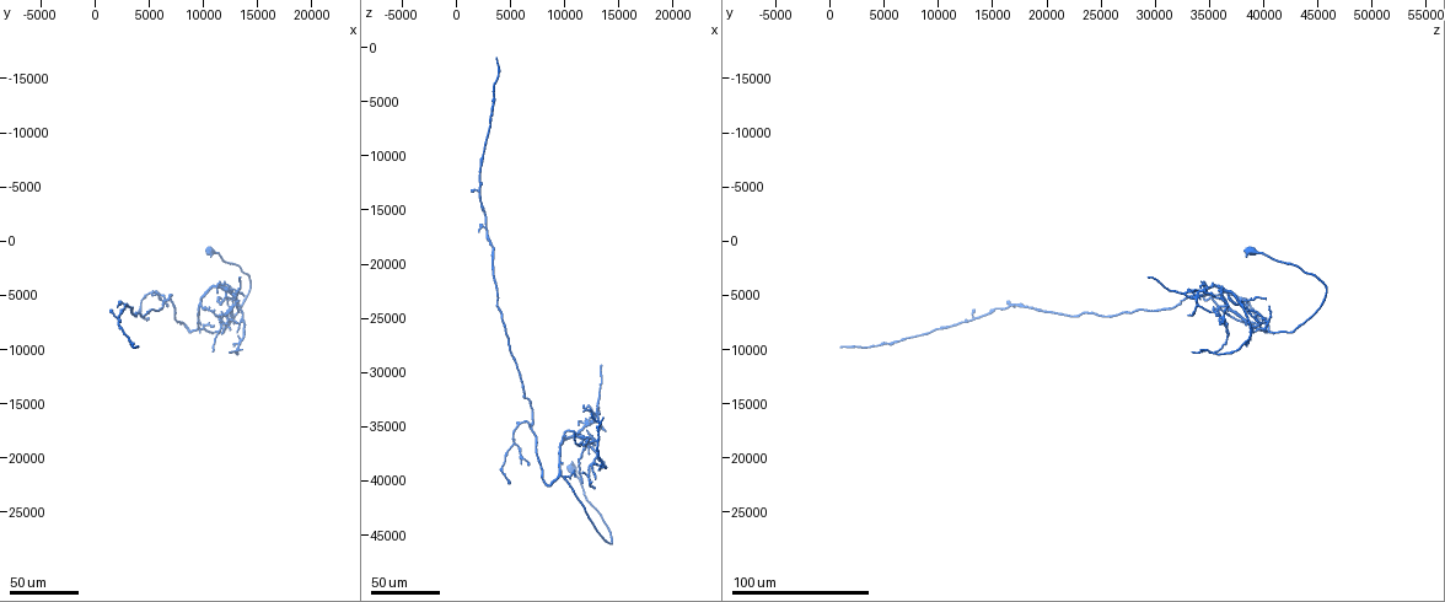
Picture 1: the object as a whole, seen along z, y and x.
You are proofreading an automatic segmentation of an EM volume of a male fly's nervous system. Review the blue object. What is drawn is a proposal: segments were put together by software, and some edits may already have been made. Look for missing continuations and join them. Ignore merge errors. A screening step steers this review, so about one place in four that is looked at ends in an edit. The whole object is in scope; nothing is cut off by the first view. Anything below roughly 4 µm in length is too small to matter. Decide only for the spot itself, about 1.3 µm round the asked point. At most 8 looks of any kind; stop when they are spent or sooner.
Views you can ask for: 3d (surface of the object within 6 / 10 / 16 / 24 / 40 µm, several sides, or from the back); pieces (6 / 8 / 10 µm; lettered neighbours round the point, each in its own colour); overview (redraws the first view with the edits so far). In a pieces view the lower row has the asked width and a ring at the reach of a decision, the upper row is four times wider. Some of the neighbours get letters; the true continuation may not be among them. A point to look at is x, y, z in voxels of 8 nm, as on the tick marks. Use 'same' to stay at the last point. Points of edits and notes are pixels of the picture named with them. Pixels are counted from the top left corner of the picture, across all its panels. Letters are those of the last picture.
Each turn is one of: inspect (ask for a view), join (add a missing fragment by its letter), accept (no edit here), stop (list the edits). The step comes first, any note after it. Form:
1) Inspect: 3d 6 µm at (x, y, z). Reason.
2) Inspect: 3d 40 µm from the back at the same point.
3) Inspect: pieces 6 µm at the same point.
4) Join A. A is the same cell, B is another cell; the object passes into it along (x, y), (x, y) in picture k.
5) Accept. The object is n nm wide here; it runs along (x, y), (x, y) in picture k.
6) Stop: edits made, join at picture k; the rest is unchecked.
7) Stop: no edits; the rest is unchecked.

Inspect: 3d 24 µm at (13000, 6400, 35400).

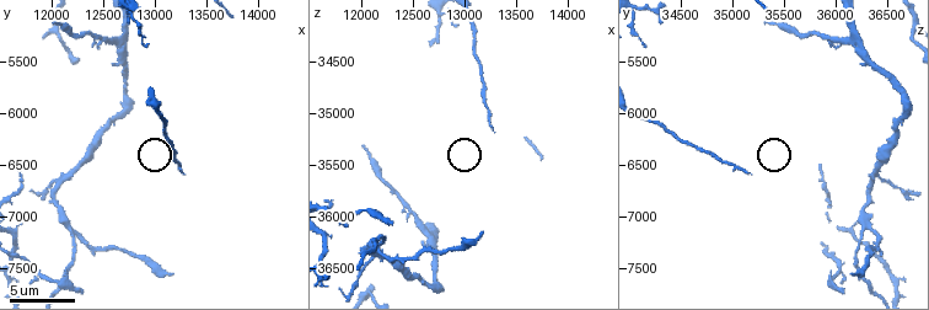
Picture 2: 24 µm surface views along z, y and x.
Inspect: 3d 10 µm at (13280, 6600, 35160). Zoom in.

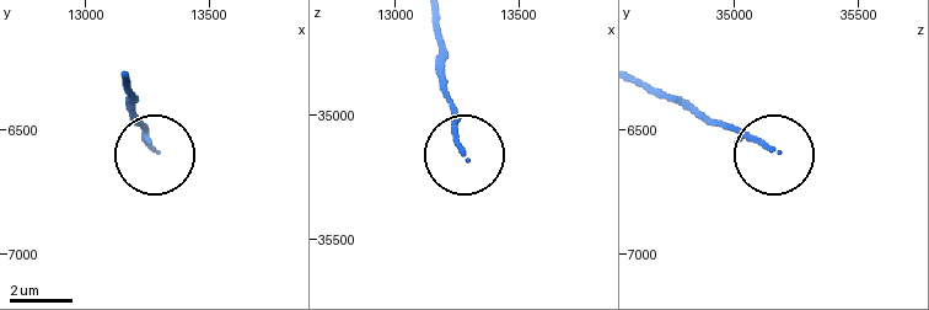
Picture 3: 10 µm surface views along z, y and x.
Inspect: pieces 6 µm at (13270, 6580, 35160).

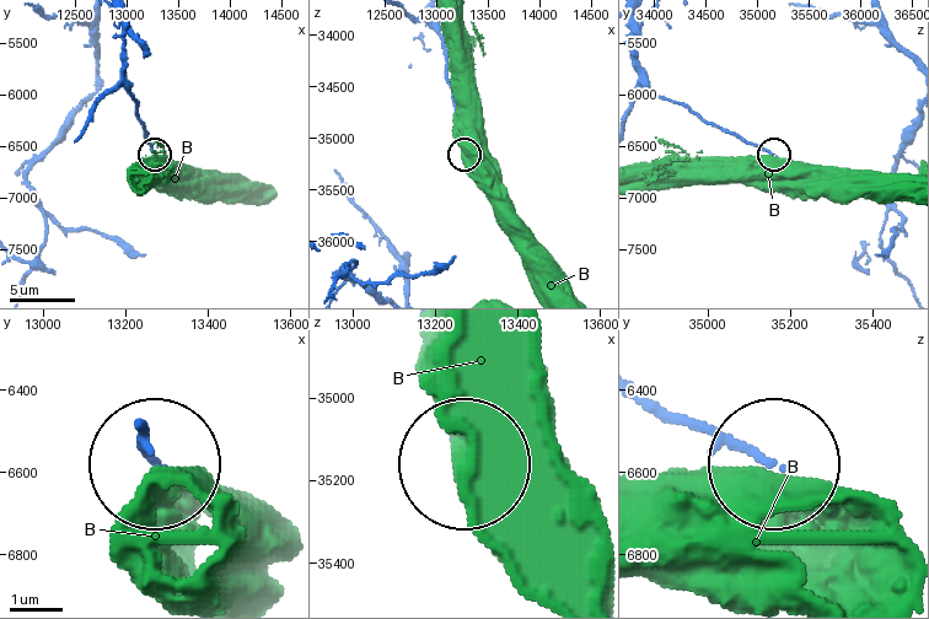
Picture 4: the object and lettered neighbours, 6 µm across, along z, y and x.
Accept. B is another cell; none of them fits.

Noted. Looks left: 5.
Inspect: pieces 8 µm at (13160, 7540, 36160). Thin end.

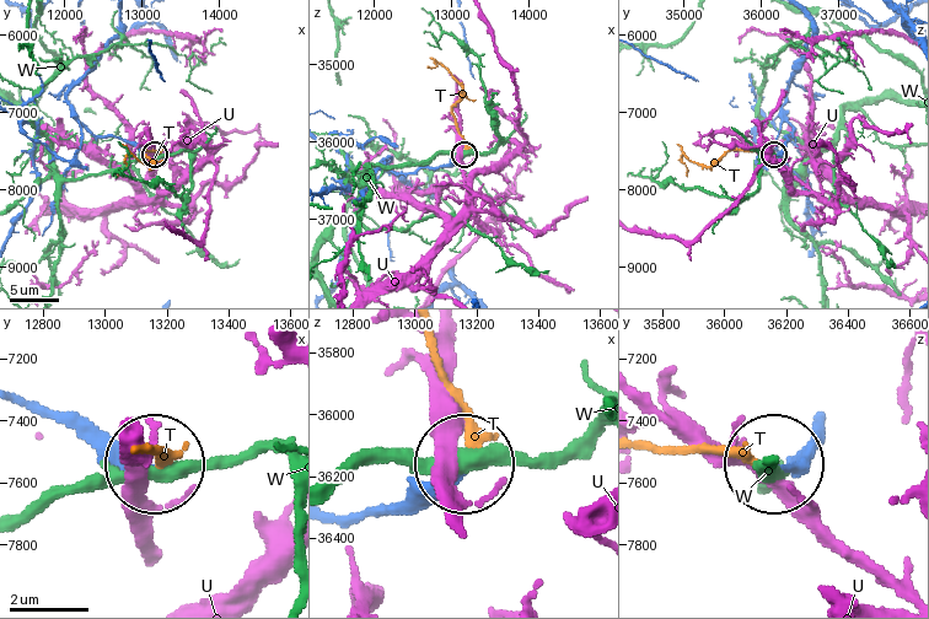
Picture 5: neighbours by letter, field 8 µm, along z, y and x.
Join T. T is the same cell, U and W are other cells; the object passes into it along (363, 517), (419, 507), (465, 461), (468, 412), (431, 332) in picture 5; it goes on there.

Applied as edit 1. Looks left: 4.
Inspect: 3d 24 µm at (12200, 10400, 33600).

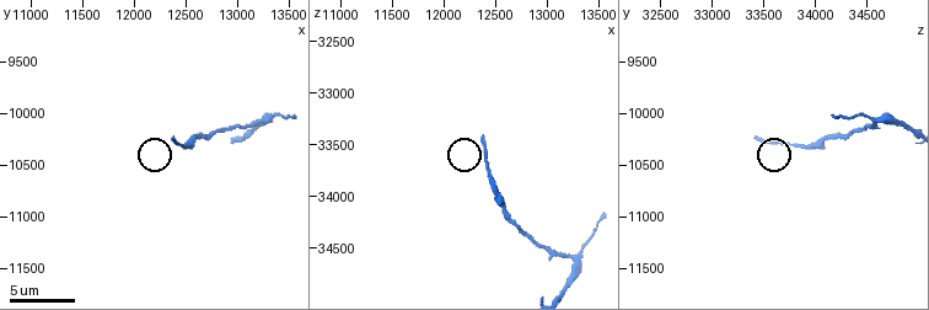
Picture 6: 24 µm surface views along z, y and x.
Inspect: pieces 10 µm at (12380, 10260, 33420). See the neighbours.

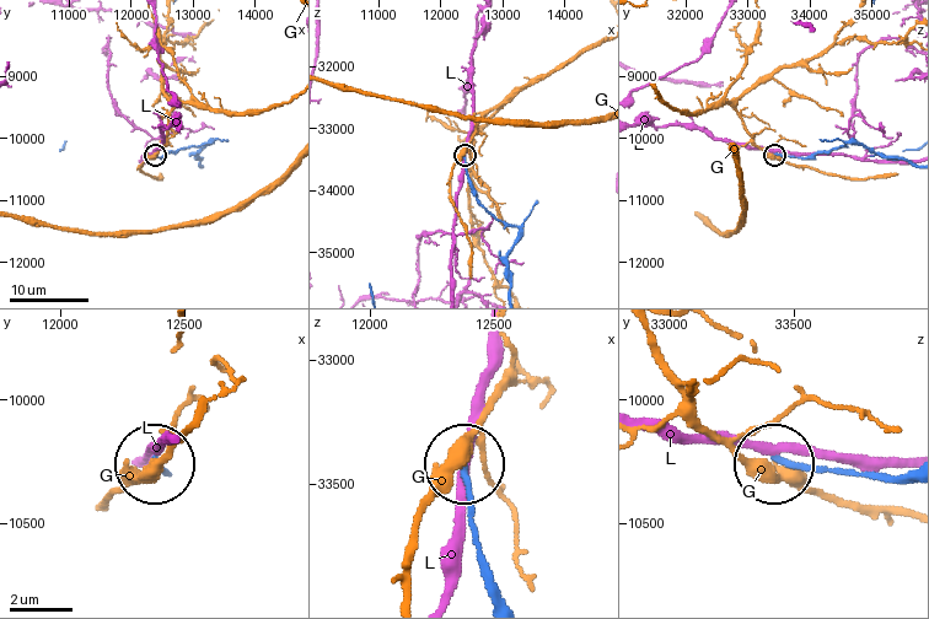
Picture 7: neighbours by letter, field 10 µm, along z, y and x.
Accept. G and L are other cells; it runs along (508, 259), (517, 229), (499, 221), (482, 204), (463, 156) in picture 7; none of them fits.

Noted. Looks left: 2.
Inspect: pieces 8 µm at (12300, 7720, 36060). Free end.

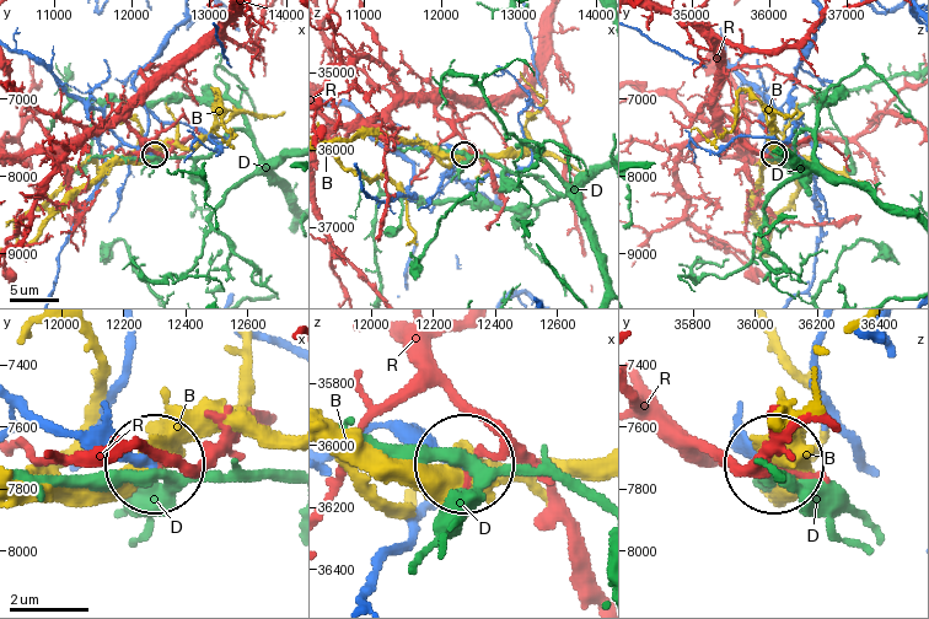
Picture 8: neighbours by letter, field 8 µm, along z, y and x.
Accept. B, D and R are other cells; no lettered fragment goes on from it.

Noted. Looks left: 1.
Stop: edits made, join at picture 5; the rest is unchecked.

